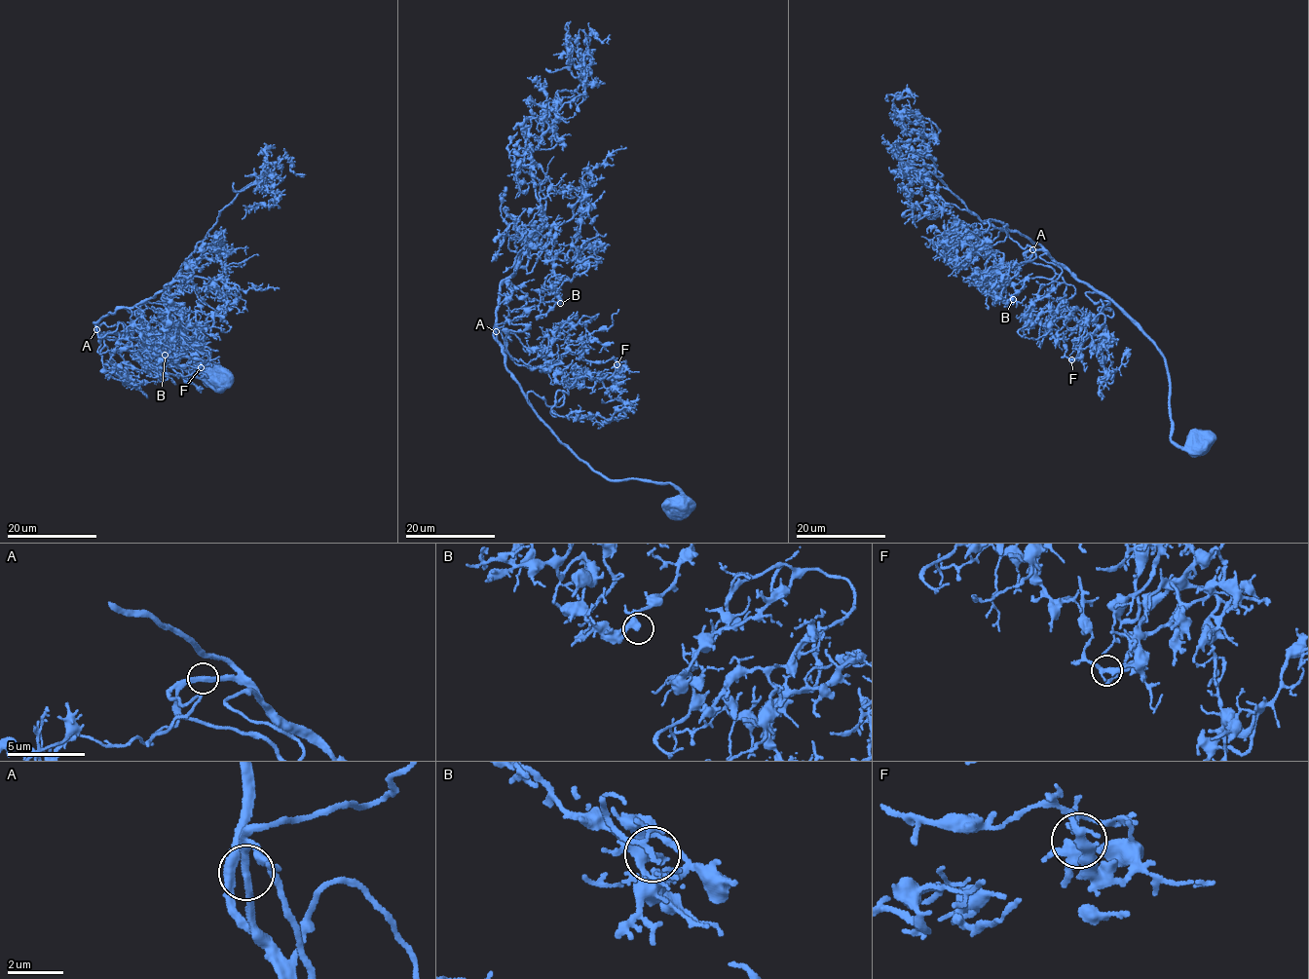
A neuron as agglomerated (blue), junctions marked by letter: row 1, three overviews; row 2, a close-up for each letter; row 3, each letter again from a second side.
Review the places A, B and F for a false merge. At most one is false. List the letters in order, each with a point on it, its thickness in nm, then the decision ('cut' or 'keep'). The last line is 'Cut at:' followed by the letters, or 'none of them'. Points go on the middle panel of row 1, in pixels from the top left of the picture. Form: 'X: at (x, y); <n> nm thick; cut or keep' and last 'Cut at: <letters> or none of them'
A: at (496, 331); 280 nm thick; keep
B: at (560, 303); 300 nm thick; keep
F: at (617, 364); 320 nm thick; keep
Cut at: none of them

